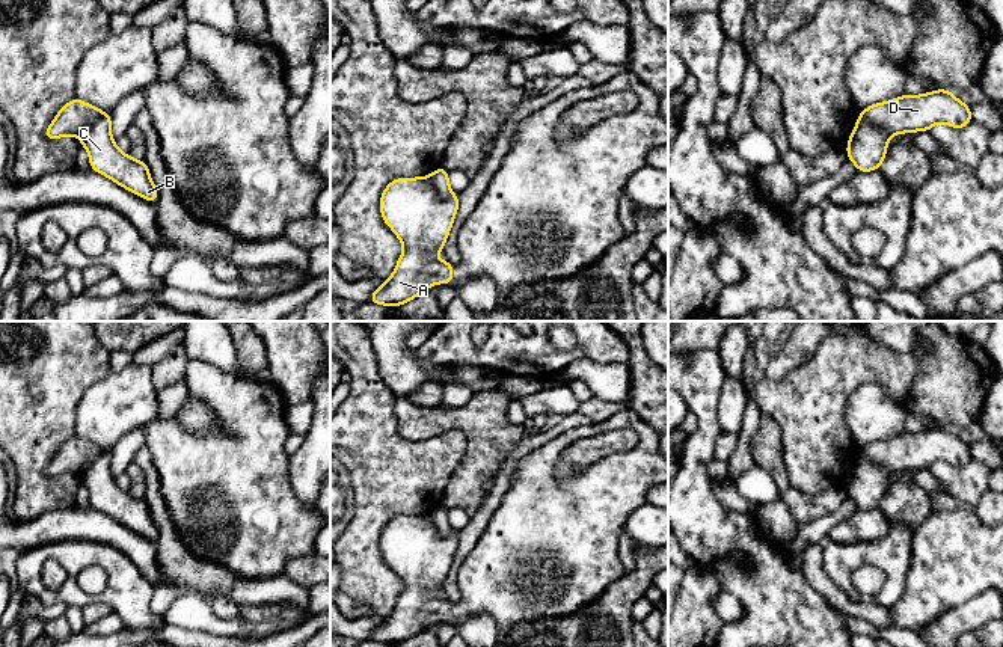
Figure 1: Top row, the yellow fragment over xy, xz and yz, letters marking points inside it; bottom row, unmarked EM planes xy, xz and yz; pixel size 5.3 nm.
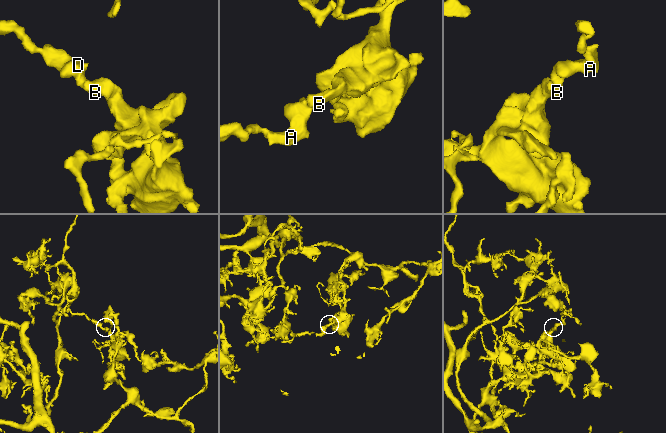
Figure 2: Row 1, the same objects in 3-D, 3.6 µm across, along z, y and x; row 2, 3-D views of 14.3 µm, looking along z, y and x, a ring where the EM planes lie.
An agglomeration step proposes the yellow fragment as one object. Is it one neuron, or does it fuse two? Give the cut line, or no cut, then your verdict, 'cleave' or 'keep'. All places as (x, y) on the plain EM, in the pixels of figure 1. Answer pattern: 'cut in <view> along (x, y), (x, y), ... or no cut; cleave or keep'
cut in xz along (427, 515), (442, 536), (451, 534); cleave

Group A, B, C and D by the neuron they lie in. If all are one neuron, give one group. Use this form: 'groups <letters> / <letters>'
groups A D / B C

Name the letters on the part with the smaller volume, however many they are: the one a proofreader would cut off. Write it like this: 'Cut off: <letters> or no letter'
Cut off: A, D

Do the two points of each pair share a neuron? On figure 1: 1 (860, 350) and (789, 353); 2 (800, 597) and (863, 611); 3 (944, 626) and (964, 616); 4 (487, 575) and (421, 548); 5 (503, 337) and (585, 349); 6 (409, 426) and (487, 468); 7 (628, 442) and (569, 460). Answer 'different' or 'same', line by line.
1: different
2: different
3: same
4: same
5: same
6: same
7: same

